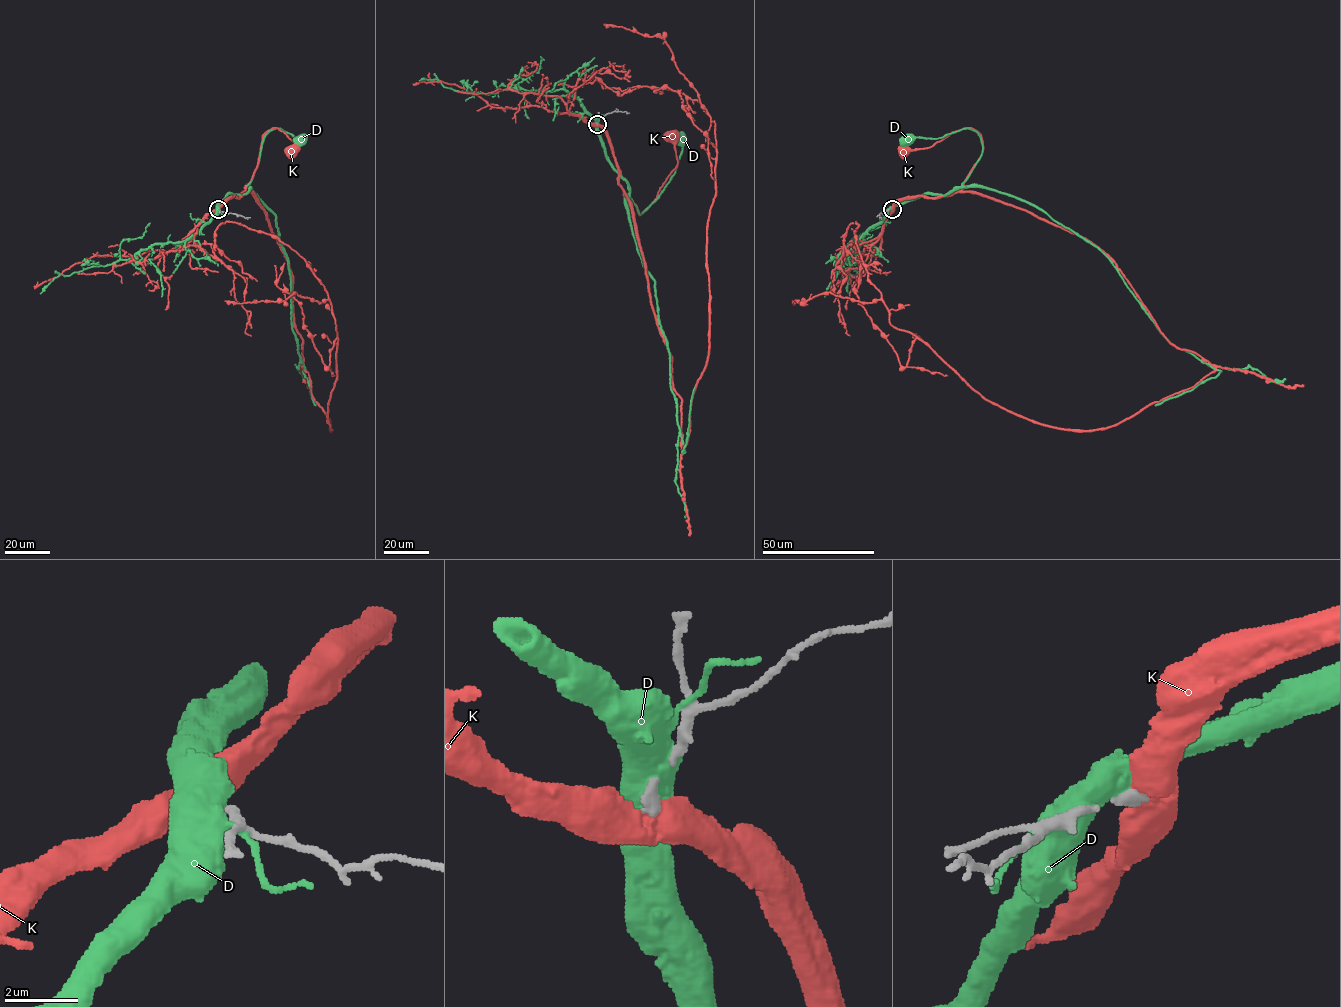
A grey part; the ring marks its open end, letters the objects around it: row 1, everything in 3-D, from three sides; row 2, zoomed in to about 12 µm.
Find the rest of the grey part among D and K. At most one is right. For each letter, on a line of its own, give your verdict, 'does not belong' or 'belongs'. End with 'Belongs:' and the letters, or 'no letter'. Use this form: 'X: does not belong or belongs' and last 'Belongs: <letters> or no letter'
D: does not belong
K: belongs
Belongs: K

